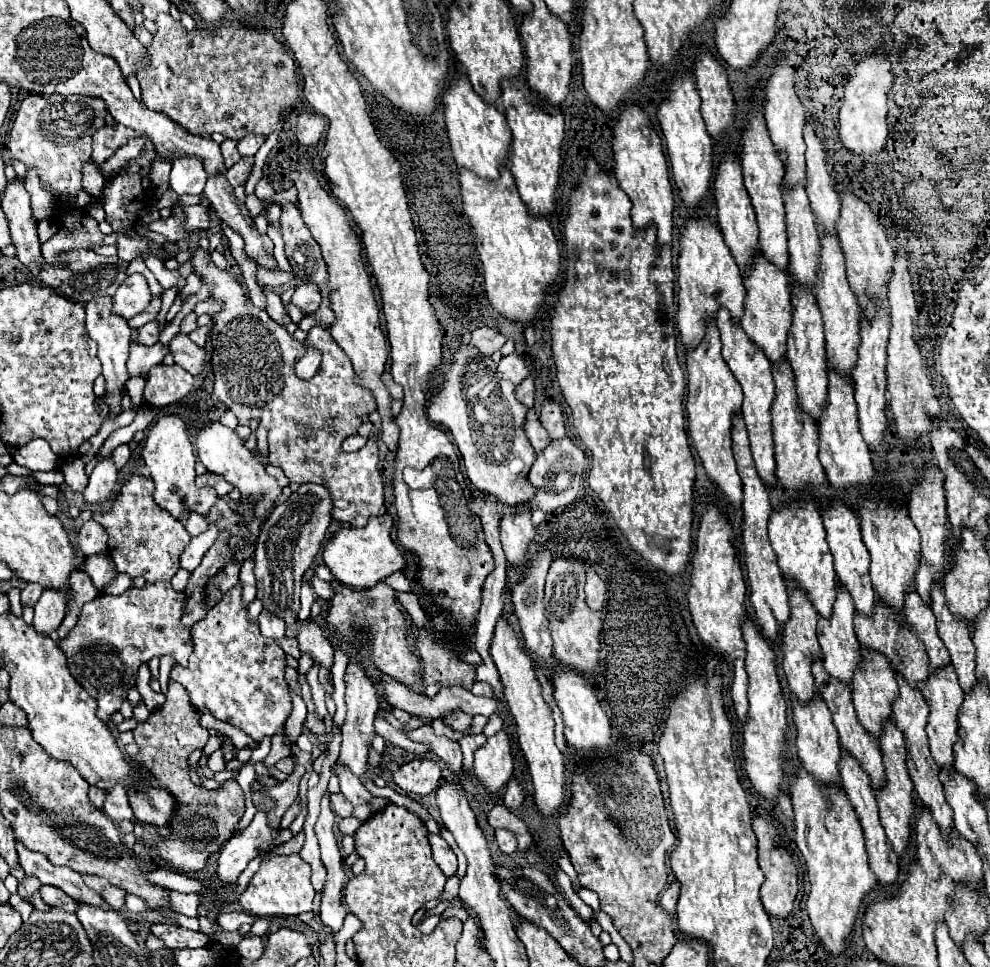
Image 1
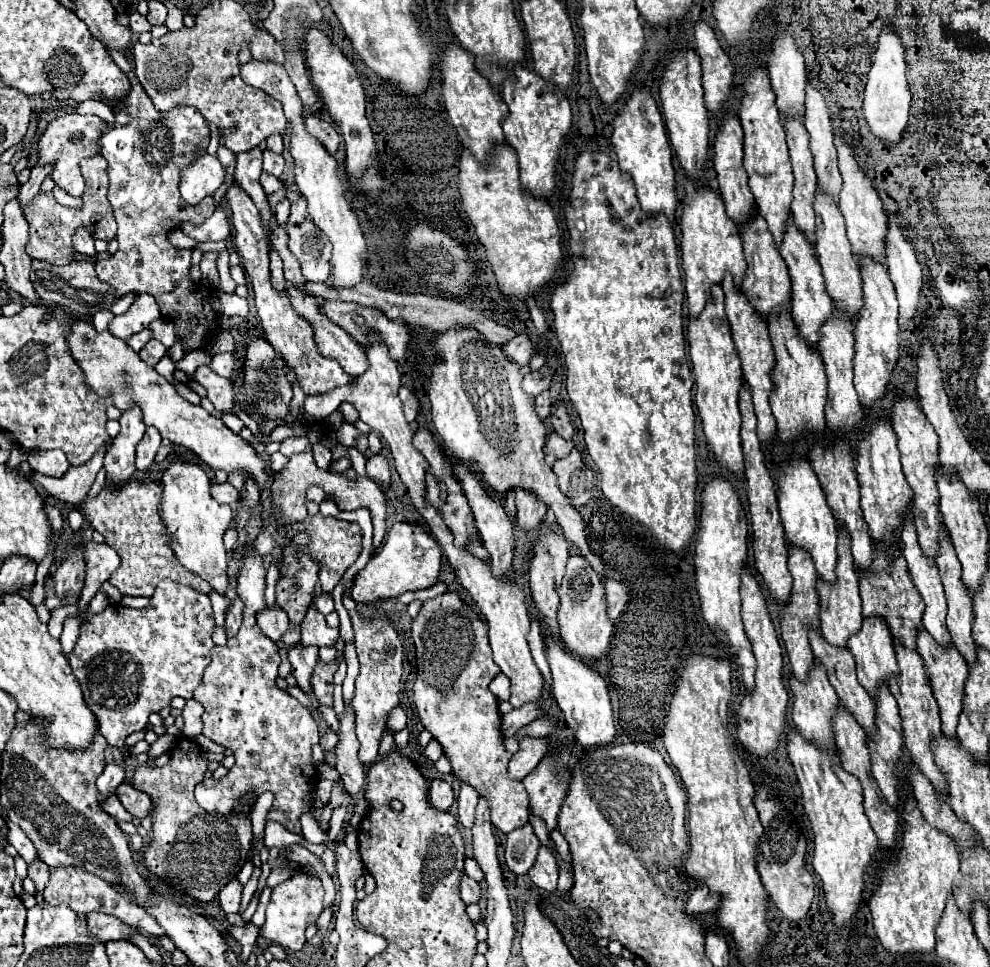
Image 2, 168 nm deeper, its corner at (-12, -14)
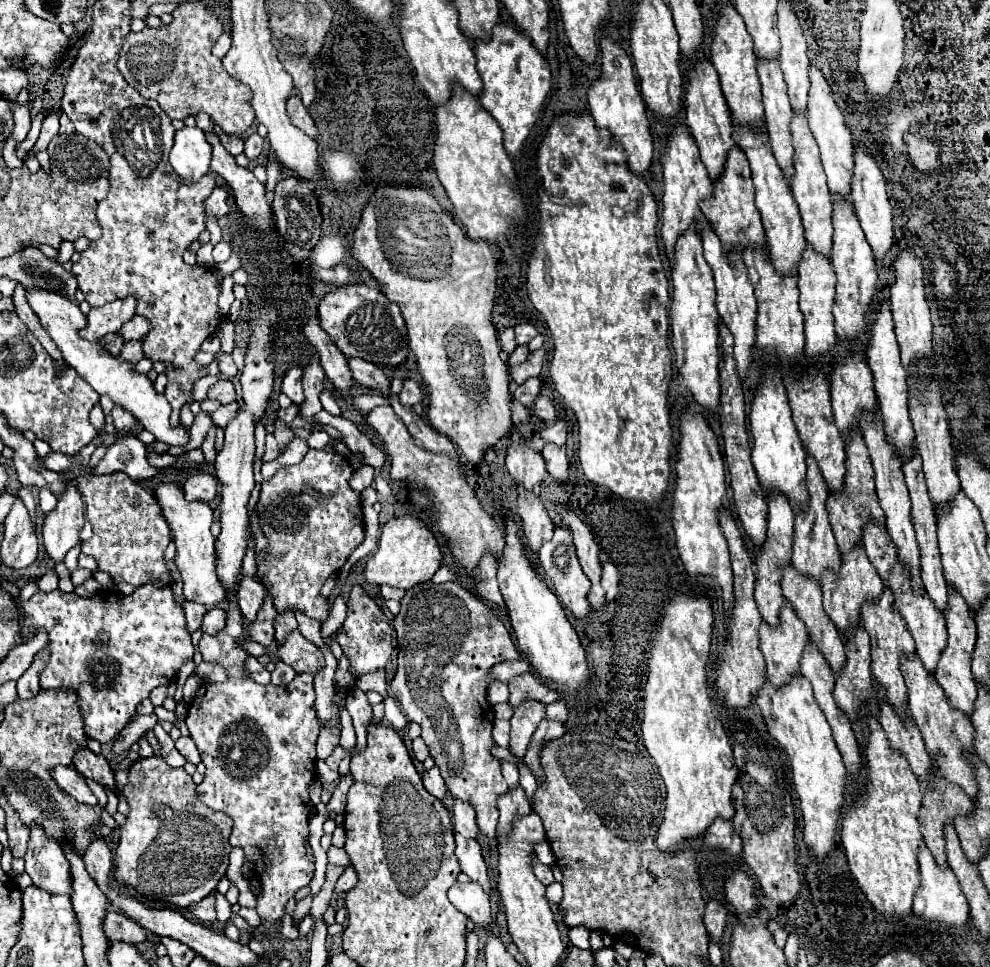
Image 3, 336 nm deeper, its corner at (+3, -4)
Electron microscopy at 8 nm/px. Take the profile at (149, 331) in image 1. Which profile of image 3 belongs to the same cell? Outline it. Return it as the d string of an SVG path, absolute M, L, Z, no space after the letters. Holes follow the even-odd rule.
M130 340L130 342L126 342L126 344L122 346L120 358L122 358L122 360L126 360L126 362L130 362L130 364L140 362L140 360L144 358L142 348L140 348L140 340Z

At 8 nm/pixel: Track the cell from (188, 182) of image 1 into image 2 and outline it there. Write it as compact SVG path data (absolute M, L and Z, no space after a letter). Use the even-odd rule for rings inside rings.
M203 154L197 162L187 166L181 174L181 198L187 204L199 204L203 198L213 196L225 180L225 168L215 156Z

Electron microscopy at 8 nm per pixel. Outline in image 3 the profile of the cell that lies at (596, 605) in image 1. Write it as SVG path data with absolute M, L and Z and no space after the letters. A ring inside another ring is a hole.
M612 562L604 564L604 570L602 570L602 588L604 588L607 602L614 600L620 590L620 573Z

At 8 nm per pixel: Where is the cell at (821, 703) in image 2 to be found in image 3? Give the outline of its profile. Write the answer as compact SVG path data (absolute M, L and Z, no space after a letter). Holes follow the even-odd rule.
M786 602L780 608L780 624L760 624L760 650L766 660L766 676L772 684L788 682L800 668L800 656L808 640L804 622L796 616L794 608Z

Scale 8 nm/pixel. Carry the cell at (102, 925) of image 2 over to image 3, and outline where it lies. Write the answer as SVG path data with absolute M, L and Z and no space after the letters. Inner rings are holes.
M108 912L108 920L104 920L104 932L108 932L110 940L128 942L132 946L138 946L148 940L146 930L140 924L118 912Z

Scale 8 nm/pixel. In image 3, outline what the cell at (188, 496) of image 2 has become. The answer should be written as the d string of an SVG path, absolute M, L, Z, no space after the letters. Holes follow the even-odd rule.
M174 482L160 484L156 488L156 500L164 512L164 518L176 538L176 564L182 572L184 580L184 596L186 600L204 604L204 606L216 606L222 600L226 600L226 588L222 586L218 574L216 574L216 538L210 534L212 526L212 508L206 502L188 502L182 494L182 488Z

